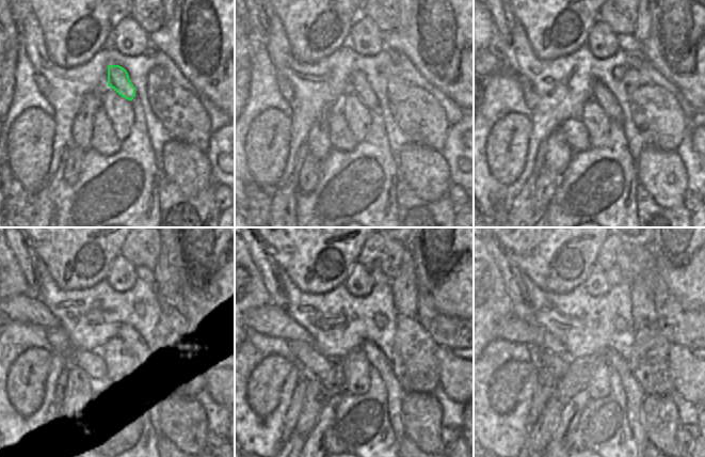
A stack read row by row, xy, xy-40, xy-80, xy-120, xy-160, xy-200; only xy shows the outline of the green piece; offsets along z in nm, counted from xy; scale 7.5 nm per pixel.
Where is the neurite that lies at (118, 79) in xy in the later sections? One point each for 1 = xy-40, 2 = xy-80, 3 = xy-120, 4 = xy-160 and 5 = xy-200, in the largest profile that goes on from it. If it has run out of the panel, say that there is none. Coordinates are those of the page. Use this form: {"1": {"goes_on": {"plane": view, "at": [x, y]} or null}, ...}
{"1": {"goes_on": {"plane": "xy-40", "at": [359, 85]}}, "2": {"goes_on": {"plane": "xy-80", "at": [599, 92]}}, "3": {"goes_on": {"plane": "xy-120", "at": [138, 356]}}, "4": {"goes_on": {"plane": "xy-160", "at": [377, 359]}}, "5": {"goes_on": {"plane": "xy-200", "at": [635, 394]}}}

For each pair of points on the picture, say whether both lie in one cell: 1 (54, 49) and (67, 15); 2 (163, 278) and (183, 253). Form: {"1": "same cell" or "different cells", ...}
{"1": "same cell", "2": "different cells"}

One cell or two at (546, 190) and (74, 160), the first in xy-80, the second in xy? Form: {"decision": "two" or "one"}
{"decision": "one"}

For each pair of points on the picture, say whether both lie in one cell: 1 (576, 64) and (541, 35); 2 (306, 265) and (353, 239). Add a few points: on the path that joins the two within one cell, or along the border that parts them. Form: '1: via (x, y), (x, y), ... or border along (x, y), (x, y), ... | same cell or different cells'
1: border along (585, 43), (571, 53), (551, 60), (541, 60) | different cells
2: via (313, 281), (337, 279), (347, 269), (347, 261) | same cell

